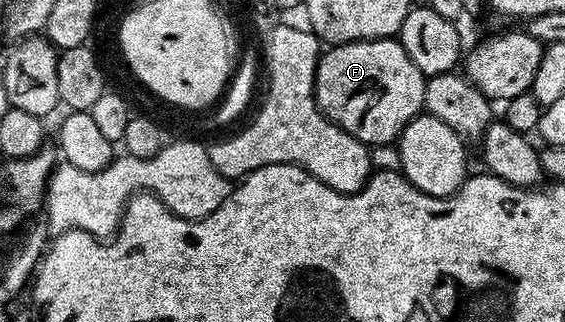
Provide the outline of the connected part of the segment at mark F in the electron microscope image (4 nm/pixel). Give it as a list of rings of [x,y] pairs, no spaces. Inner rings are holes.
[[[378,39],[375,41],[347,41],[344,43],[334,44],[332,47],[326,48],[322,52],[317,63],[317,80],[315,82],[315,96],[317,98],[317,105],[320,107],[322,113],[329,118],[330,121],[340,127],[343,131],[347,131],[355,139],[359,139],[364,145],[376,147],[376,145],[389,145],[398,140],[401,132],[405,130],[407,125],[414,121],[416,117],[425,108],[425,82],[427,80],[426,74],[419,71],[417,64],[412,61],[407,55],[407,51],[401,46],[400,40],[397,39]]]

